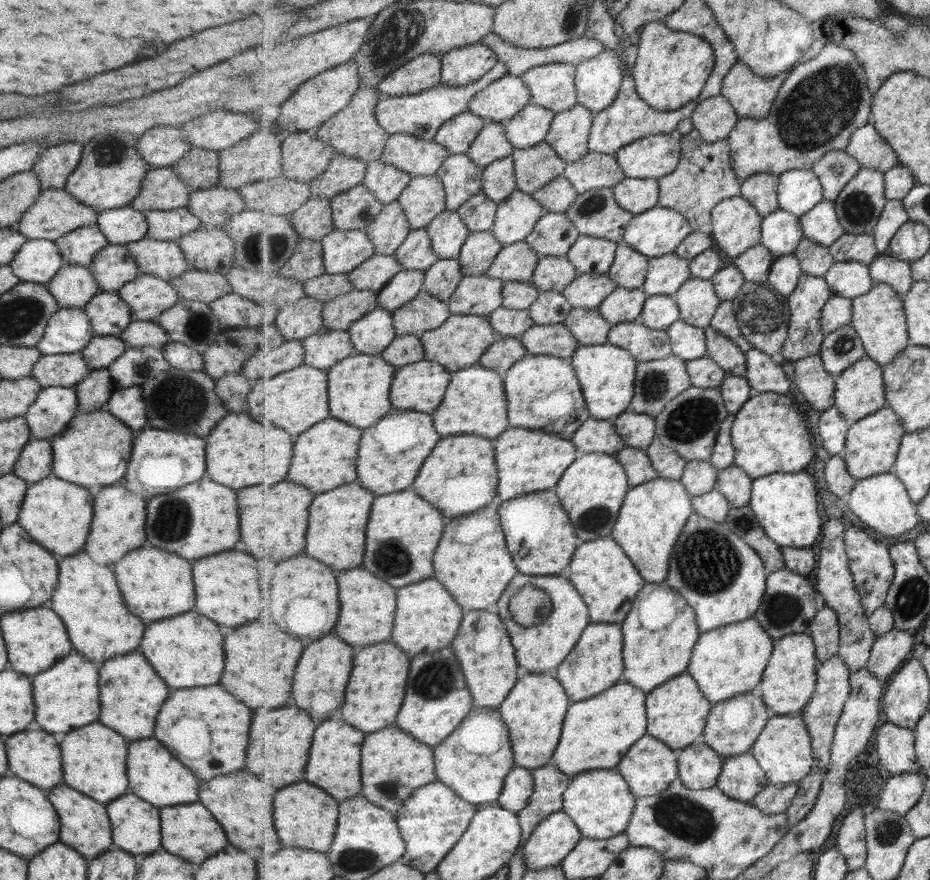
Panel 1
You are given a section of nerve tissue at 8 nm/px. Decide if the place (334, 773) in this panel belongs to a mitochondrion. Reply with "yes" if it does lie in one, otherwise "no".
no

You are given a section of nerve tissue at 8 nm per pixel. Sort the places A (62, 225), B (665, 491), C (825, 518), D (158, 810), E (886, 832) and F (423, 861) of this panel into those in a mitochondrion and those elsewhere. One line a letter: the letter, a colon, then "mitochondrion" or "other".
A: other
B: other
C: other
D: other
E: mitochondrion
F: other

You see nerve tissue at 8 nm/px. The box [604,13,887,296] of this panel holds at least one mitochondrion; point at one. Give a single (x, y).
(820, 106)

